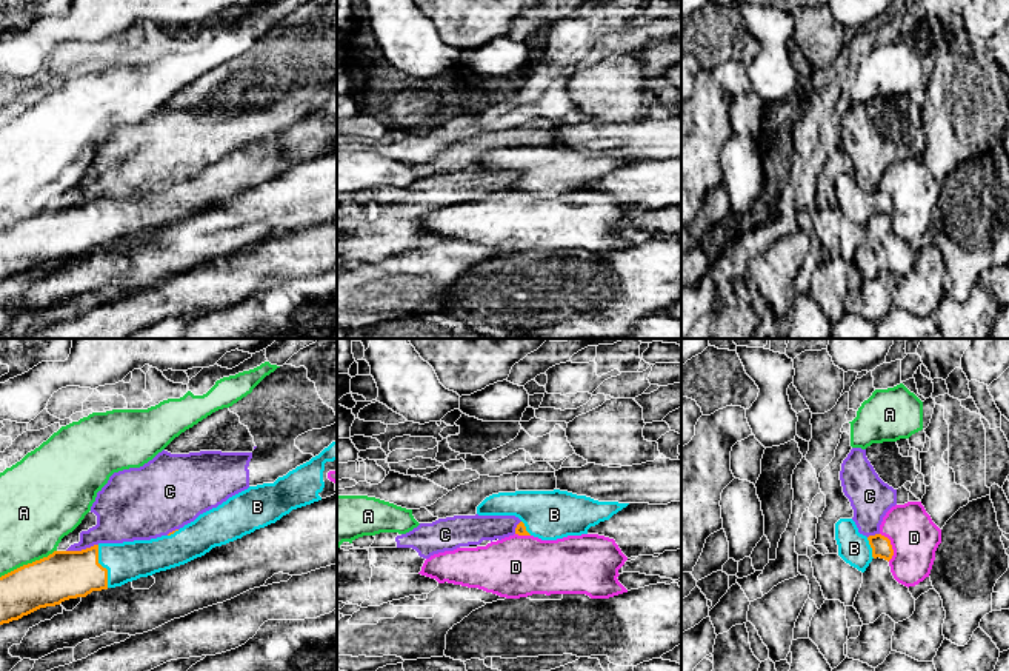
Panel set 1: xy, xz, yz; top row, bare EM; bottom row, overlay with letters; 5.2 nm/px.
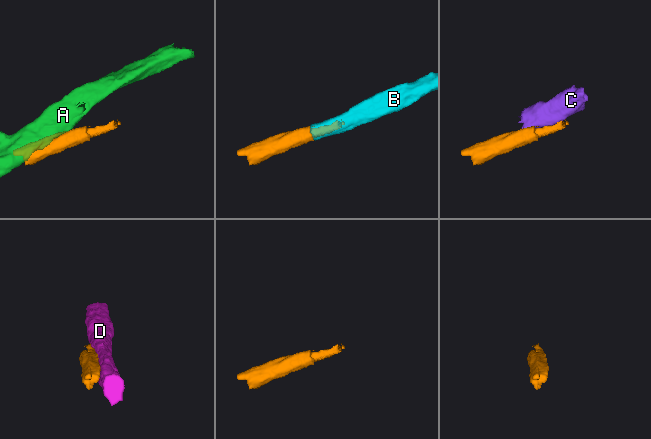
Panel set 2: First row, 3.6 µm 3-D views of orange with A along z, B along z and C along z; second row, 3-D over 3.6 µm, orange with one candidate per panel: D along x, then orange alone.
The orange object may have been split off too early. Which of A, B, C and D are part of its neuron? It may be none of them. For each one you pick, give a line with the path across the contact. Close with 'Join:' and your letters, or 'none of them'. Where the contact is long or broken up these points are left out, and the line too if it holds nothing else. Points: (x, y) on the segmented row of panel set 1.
Join: B

